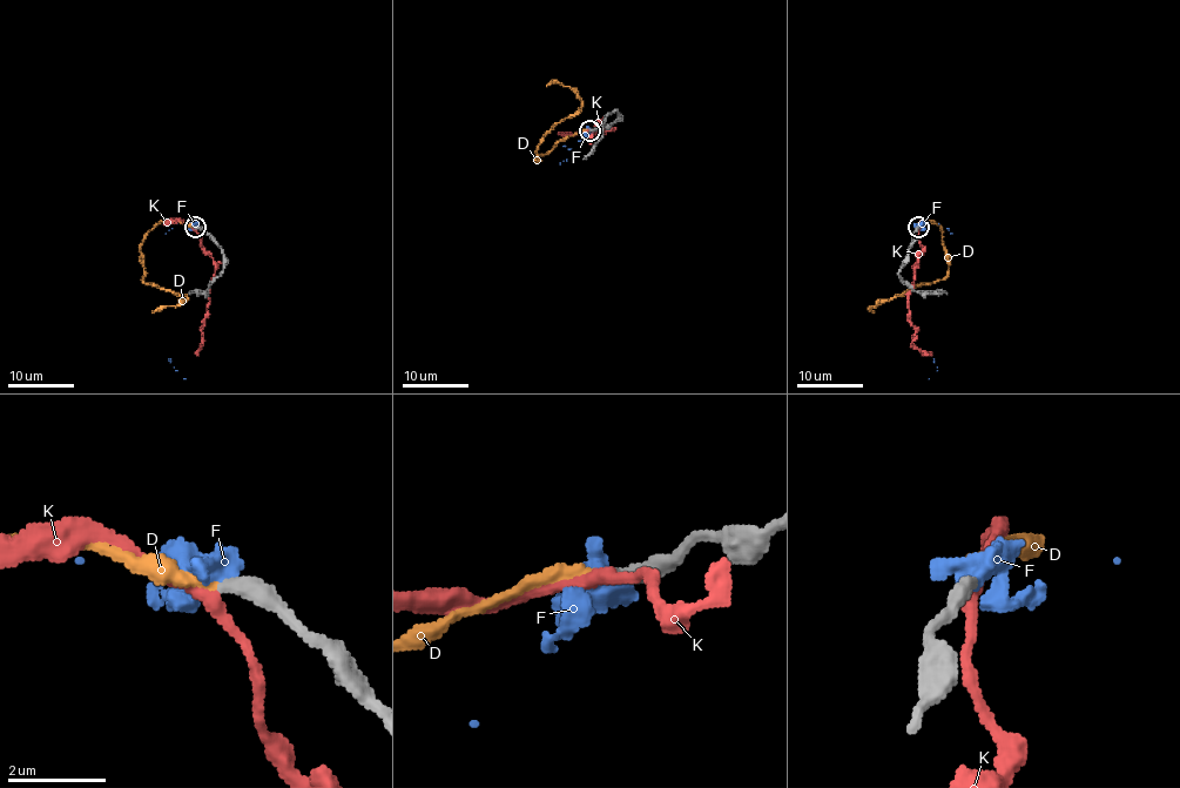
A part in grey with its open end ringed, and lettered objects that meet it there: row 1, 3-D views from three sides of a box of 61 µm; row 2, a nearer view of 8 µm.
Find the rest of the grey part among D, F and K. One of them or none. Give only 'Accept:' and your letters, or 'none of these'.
Accept: D

